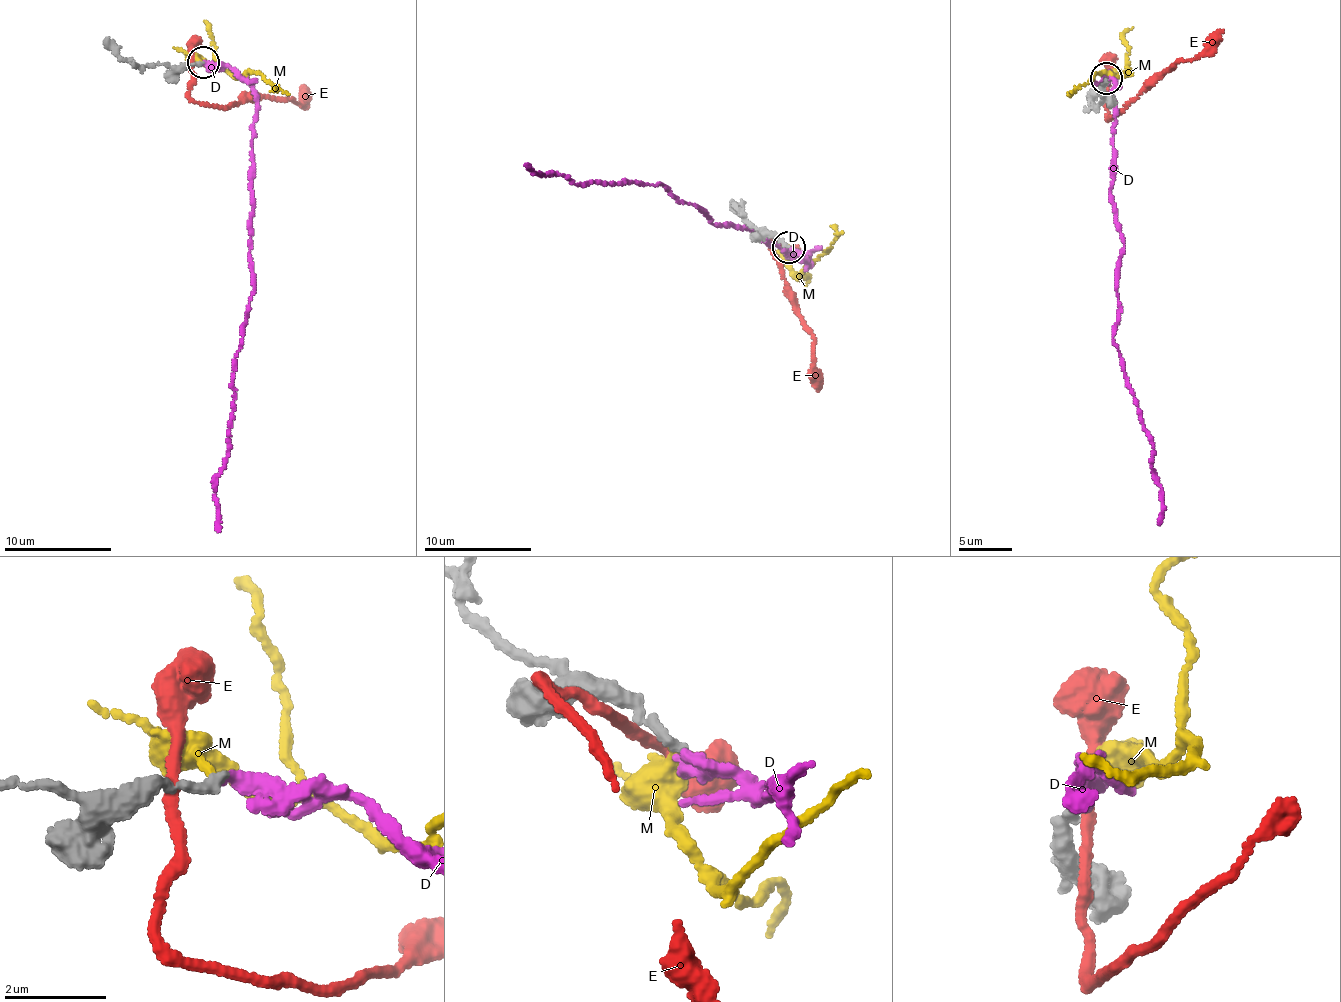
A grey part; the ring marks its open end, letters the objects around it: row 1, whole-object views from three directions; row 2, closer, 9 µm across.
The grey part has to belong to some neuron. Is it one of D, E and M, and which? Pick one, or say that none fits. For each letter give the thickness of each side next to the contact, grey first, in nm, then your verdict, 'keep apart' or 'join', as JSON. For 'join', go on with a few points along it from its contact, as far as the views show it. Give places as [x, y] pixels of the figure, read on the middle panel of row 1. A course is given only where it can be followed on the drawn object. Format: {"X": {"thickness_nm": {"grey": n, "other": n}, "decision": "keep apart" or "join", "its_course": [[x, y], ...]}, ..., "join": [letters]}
{"D": {"thickness_nm": {"grey": 180, "other": 240}, "decision": "join", "its_course": [[789, 246], [810, 263], [744, 225], [709, 222], [699, 206], [659, 182], [576, 185], [527, 163]]}, "E": {"thickness_nm": {"grey": 360, "other": 200}, "decision": "keep apart"}, "M": {"thickness_nm": {"grey": 190, "other": 160}, "decision": "keep apart"}, "join": ["D"]}

